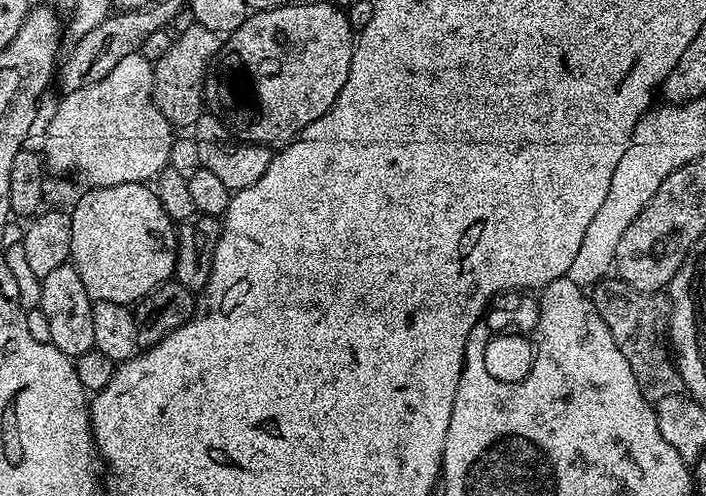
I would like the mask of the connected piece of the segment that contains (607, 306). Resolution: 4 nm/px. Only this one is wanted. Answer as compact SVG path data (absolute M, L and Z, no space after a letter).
M605 278L598 281L590 292L594 310L606 322L618 350L622 350L622 358L630 362L630 370L634 370L634 378L638 382L638 390L642 390L644 399L649 402L655 402L675 396L681 391L680 371L676 368L674 353L670 347L670 337L666 327L665 309L660 309L660 304L649 293L634 290L625 280L619 278Z

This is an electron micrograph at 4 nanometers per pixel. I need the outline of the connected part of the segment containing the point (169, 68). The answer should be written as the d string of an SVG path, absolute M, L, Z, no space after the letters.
M195 22L189 23L189 28L179 37L173 39L172 45L160 58L154 61L152 73L154 74L154 86L152 97L162 110L162 114L177 129L191 129L198 122L198 118L205 115L204 108L204 79L208 76L208 67L216 56L222 40L215 32L211 32L206 26Z

